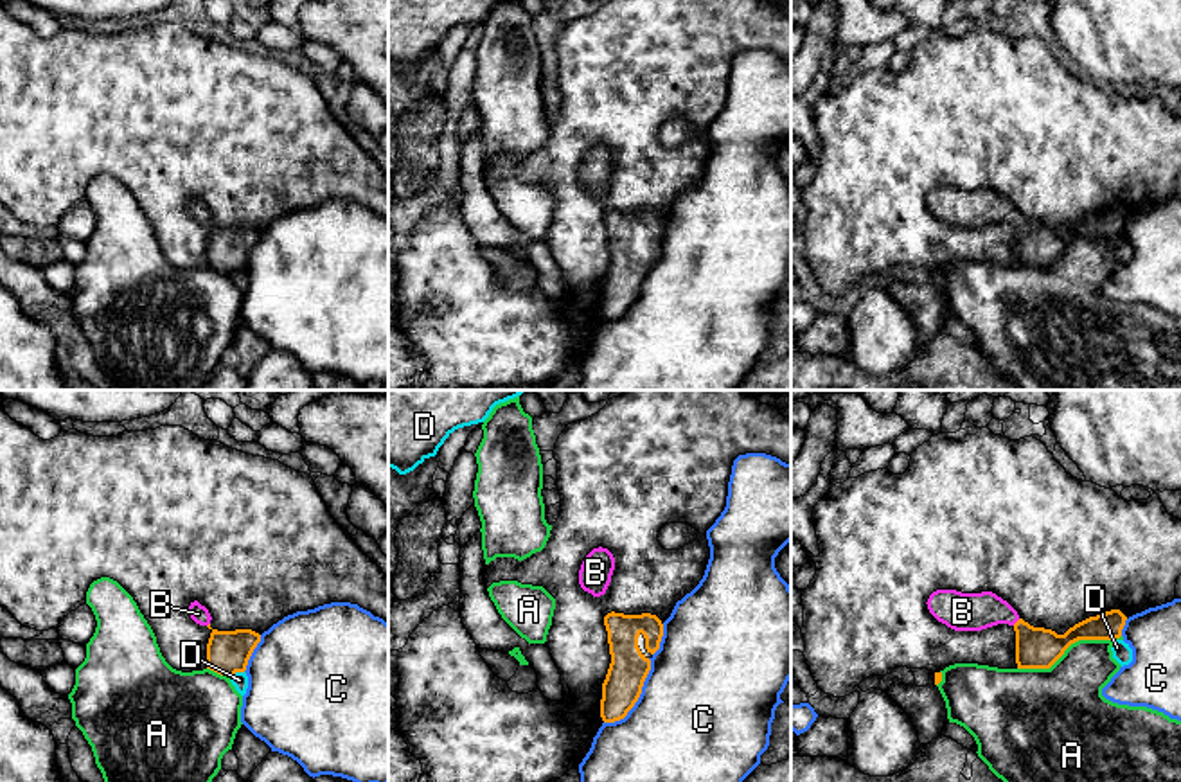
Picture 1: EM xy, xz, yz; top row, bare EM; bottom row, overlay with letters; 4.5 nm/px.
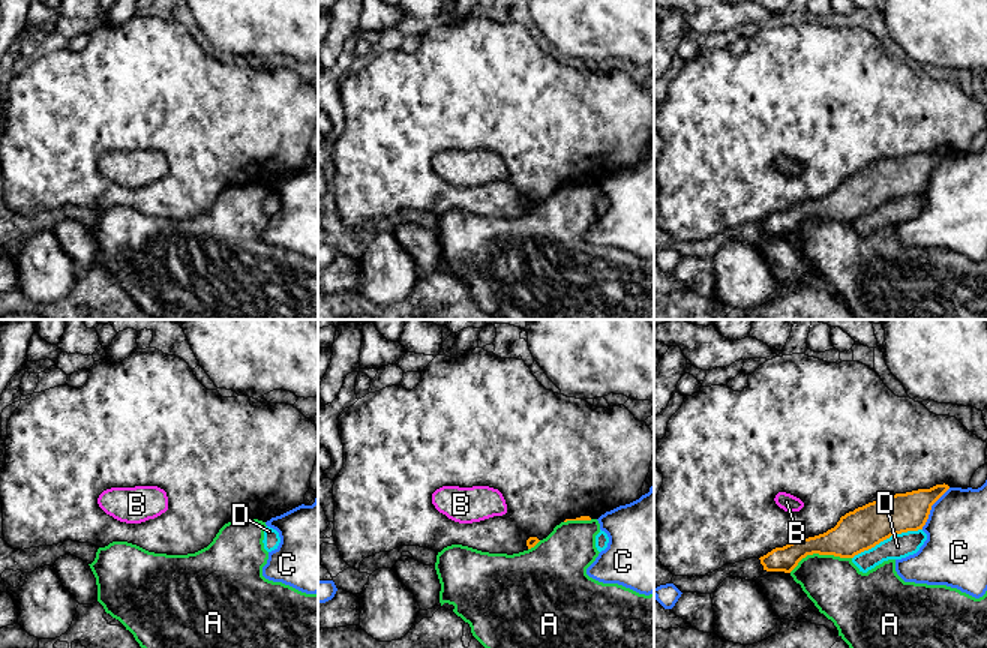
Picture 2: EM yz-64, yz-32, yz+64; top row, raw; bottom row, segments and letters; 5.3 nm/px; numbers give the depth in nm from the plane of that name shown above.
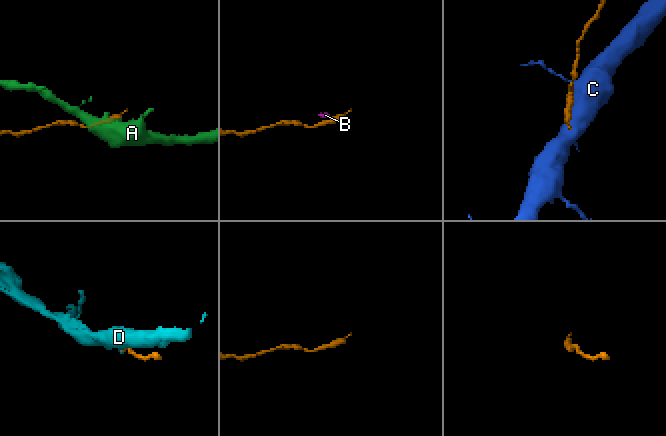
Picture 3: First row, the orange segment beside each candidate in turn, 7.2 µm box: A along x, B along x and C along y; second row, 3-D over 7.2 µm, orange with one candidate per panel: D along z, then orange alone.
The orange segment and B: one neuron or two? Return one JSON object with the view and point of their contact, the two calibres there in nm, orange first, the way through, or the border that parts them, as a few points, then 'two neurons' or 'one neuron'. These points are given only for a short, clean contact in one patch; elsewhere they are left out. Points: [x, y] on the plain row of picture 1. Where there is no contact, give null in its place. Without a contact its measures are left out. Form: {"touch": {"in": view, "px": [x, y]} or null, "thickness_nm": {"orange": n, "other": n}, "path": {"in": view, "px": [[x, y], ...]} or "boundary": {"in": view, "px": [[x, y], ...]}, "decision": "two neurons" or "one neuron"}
{"touch": {"in": "yz", "px": [1018, 218]}, "thickness_nm": {"orange": 190, "other": 180}, "path": {"in": "yz", "px": [[1036, 245], [1018, 218], [1002, 209], [964, 209]]}, "decision": "one neuron"}

